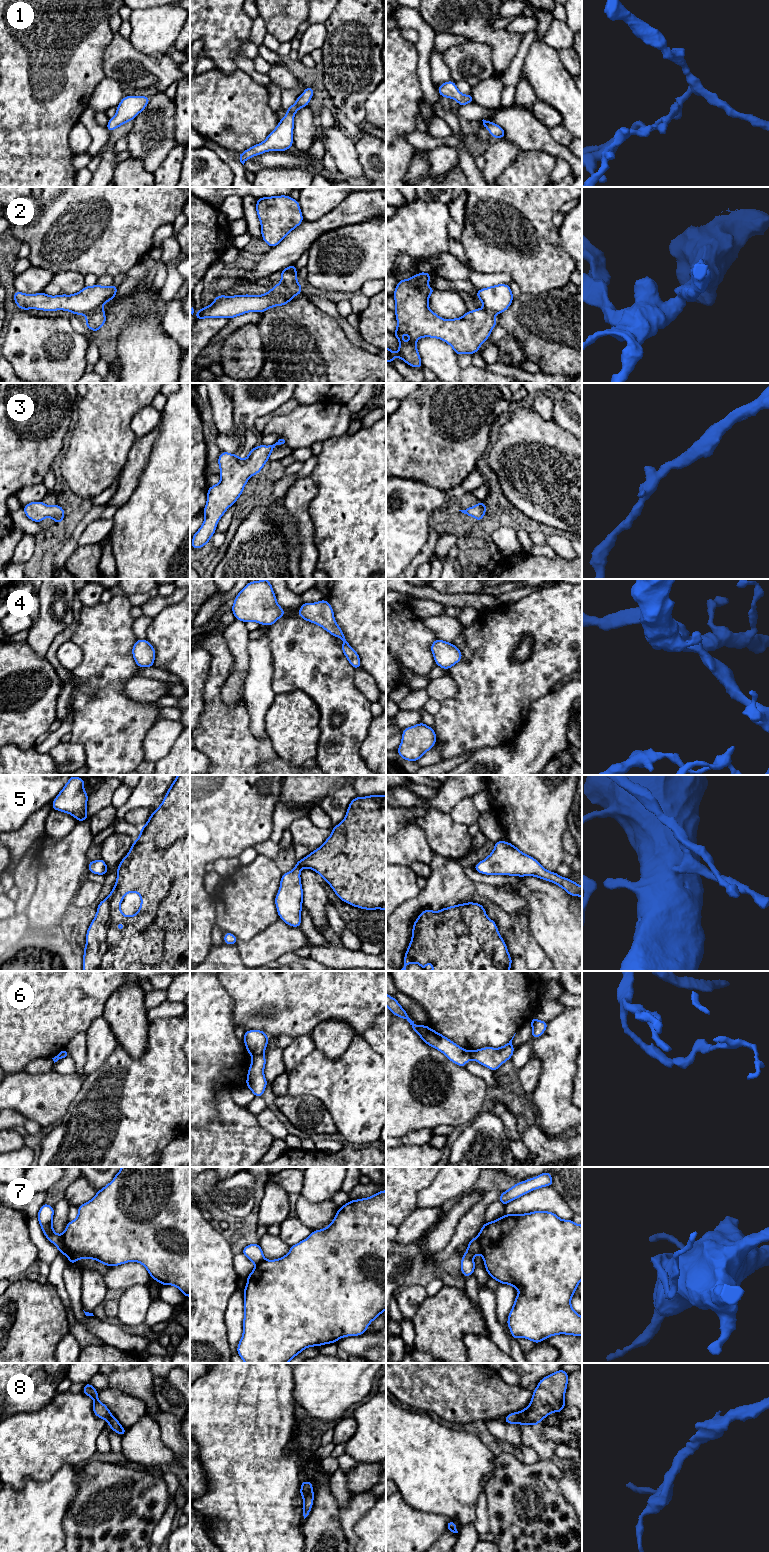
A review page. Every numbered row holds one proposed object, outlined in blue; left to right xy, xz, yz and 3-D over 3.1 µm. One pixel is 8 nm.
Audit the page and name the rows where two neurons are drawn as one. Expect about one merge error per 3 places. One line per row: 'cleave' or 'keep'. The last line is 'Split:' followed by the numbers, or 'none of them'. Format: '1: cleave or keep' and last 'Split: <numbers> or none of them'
1: keep
2: cleave
3: keep
4: keep
5: keep
6: cleave
7: keep
8: keep
Split: 2, 6

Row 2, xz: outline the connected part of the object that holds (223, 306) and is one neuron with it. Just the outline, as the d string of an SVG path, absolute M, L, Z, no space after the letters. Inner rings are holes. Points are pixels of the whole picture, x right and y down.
M280 284L263 295L216 296L213 303L200 308L195 320L204 318L234 318L248 312L265 312L274 306L283 306L292 301L293 296Z

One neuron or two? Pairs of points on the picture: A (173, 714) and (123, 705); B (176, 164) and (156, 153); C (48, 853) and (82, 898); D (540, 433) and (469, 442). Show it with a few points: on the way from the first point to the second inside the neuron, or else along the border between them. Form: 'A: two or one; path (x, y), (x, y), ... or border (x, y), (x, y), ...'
A: two; border (160, 708), (159, 714), (163, 718)
B: two; border (175, 146), (153, 173)
C: two; border (85, 878), (74, 897)
D: two; border (491, 443), (484, 455)

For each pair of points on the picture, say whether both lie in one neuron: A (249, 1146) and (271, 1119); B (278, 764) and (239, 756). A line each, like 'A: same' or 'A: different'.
A: different
B: different

